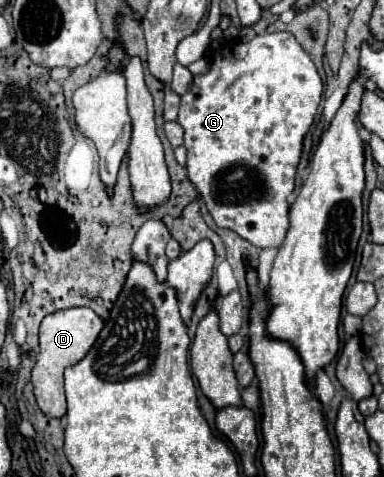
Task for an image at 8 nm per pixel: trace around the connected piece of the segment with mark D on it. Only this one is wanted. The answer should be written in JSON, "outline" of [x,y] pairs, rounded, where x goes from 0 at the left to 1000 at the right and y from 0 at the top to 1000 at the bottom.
{"outline":[[[232,644],[159,648],[159,652],[143,652],[112,669],[107,698],[102,698],[107,736],[102,736],[102,753],[86,769],[86,811],[91,811],[96,849],[122,874],[159,878],[174,866],[174,841],[169,841],[169,816],[164,816],[164,778],[169,778],[169,769],[206,761],[232,740],[232,732],[242,727],[263,690],[268,690],[263,665]]]}

